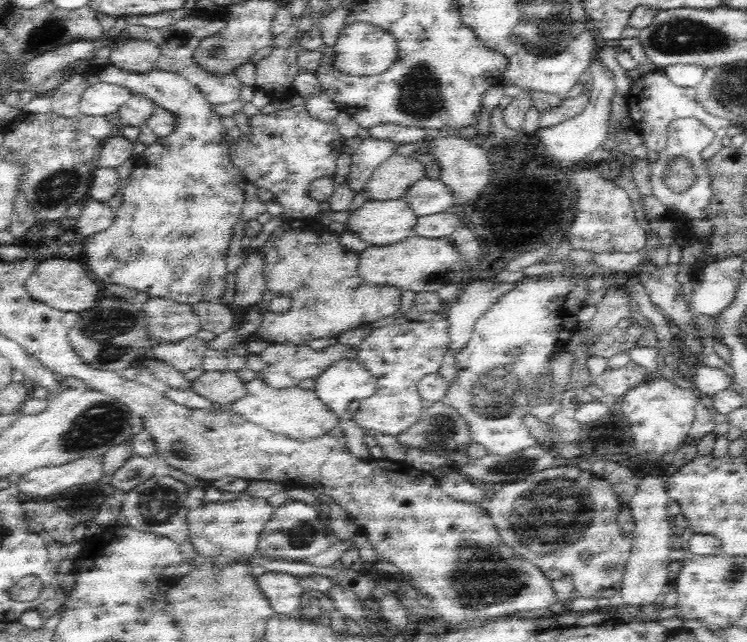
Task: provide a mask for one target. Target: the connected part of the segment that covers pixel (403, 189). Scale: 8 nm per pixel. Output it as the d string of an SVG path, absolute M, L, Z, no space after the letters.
M396 154L372 172L361 192L365 202L404 199L408 190L425 177L425 167L414 155Z

